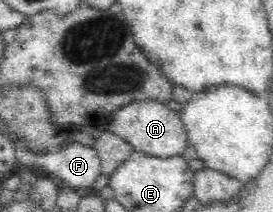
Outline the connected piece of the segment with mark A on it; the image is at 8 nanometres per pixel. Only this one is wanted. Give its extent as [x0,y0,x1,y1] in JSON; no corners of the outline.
[107,101,188,157]

